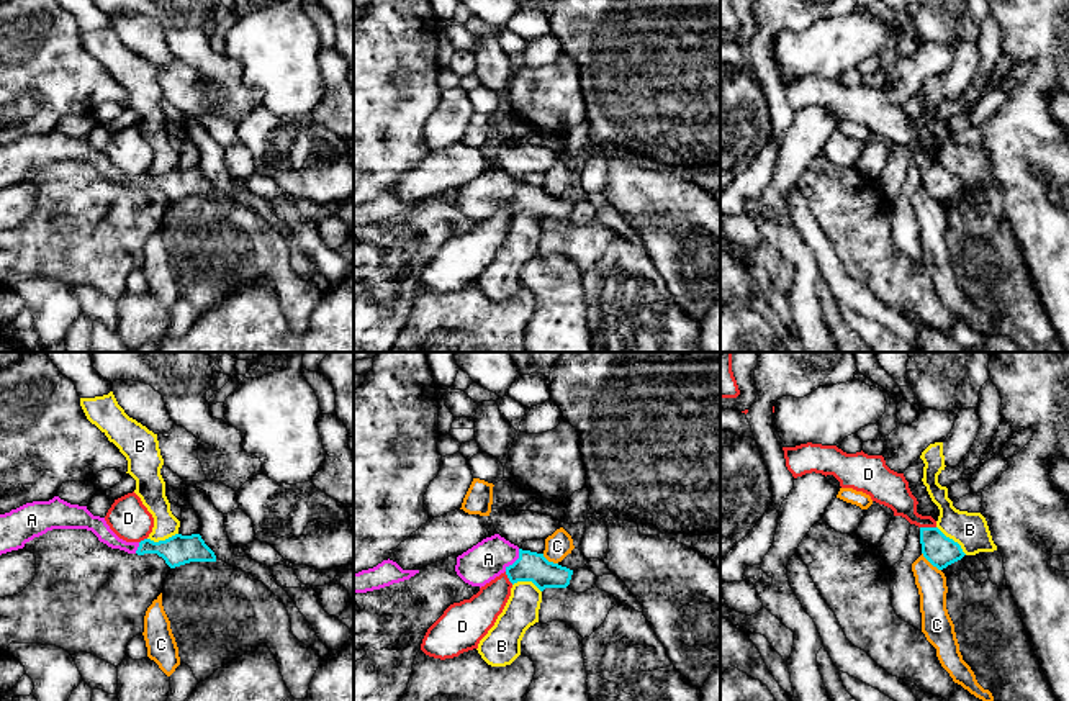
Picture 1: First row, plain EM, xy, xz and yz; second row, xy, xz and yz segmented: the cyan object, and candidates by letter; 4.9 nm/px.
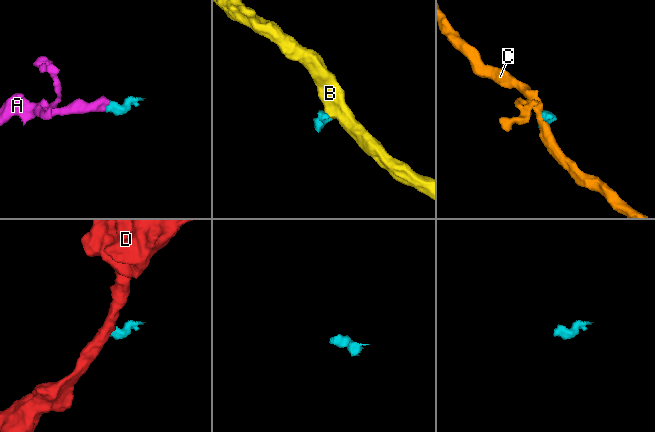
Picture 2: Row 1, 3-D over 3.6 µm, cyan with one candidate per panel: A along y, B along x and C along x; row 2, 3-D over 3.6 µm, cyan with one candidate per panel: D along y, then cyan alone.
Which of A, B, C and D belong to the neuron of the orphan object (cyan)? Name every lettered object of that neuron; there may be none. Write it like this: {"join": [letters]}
{"join": ["A"]}

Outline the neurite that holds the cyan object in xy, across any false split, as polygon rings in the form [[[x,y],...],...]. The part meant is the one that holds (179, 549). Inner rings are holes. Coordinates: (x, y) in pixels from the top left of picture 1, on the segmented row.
[[[59,496],[26,503],[0,514],[0,555],[23,549],[26,542],[52,529],[87,529],[111,549],[138,555],[157,554],[170,568],[190,562],[216,562],[214,552],[200,534],[175,534],[159,542],[151,539],[126,542],[110,529],[105,518],[93,516],[87,506],[70,504]]]

